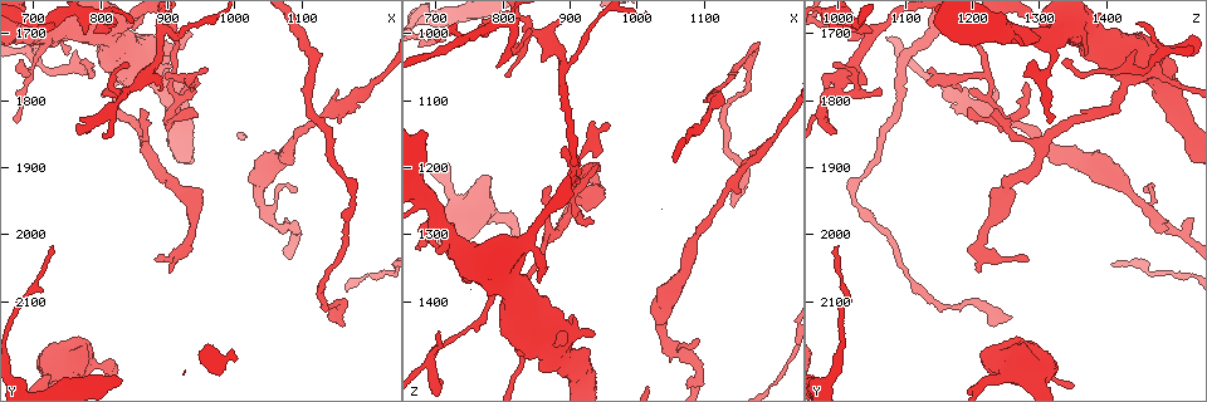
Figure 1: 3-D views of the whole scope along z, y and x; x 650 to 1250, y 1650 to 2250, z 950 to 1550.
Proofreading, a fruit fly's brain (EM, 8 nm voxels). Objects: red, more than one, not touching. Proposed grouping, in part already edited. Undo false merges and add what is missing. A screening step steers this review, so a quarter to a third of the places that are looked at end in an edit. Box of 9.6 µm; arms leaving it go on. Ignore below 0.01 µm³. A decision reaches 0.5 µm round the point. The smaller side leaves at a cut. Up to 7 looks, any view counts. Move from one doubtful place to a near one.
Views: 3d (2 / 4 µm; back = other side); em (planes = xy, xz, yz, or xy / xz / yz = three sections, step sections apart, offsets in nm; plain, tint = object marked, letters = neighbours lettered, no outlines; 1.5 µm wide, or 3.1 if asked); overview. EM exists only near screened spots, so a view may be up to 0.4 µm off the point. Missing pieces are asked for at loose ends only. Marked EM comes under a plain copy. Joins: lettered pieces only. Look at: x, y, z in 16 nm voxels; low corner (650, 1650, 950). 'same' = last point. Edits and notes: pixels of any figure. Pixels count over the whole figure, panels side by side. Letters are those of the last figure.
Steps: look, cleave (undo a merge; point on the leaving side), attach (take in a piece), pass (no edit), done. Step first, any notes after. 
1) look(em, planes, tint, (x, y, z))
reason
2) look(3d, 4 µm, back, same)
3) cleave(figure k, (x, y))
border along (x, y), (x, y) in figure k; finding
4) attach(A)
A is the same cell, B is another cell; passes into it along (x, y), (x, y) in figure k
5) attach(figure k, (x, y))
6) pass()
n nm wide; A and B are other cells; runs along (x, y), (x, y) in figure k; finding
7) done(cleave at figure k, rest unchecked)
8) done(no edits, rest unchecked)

look(em, xz, step 4, tint, (905, 1760, 1220))
three arms meet

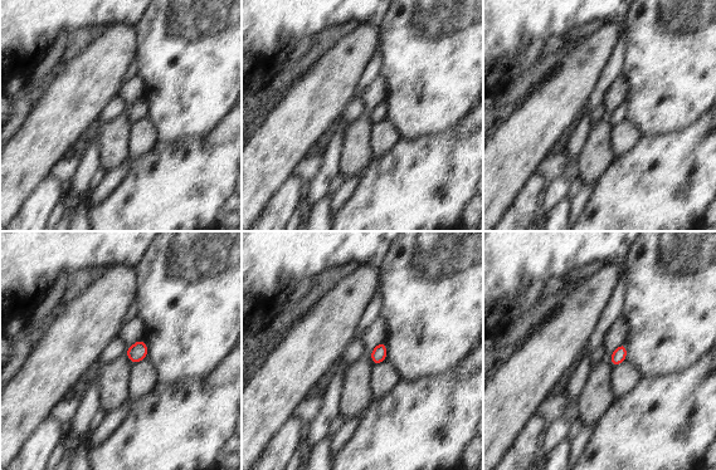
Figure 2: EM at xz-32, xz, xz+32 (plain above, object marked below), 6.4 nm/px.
look(em, planes, letters, same)

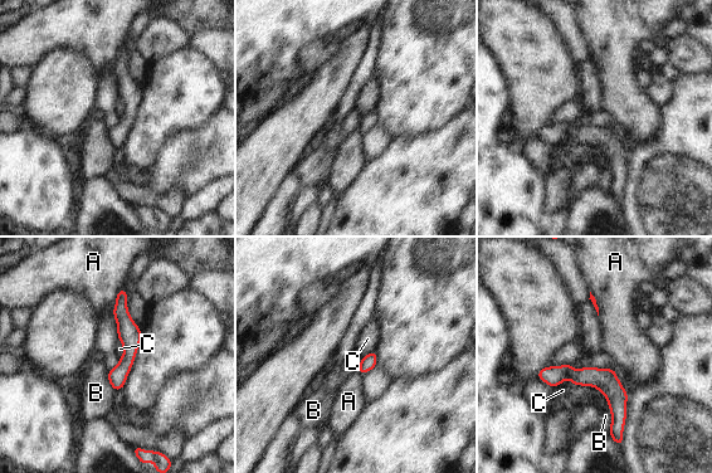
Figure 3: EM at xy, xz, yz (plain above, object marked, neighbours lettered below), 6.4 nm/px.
pass()
A, B and C are other cells; border along (596, 388), (609, 408), (609, 432) in figure 3; continuous, no second neuron

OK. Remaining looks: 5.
look(3d, 4 µm, (730, 2015, 1000))
thin end

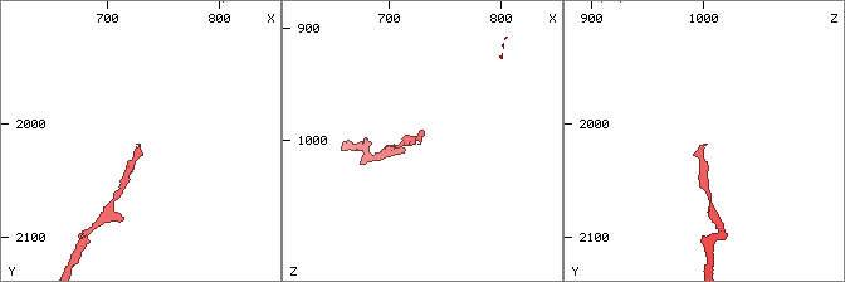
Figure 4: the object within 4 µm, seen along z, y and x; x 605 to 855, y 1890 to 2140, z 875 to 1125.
look(em, planes, letters, (732, 2020, 1000))

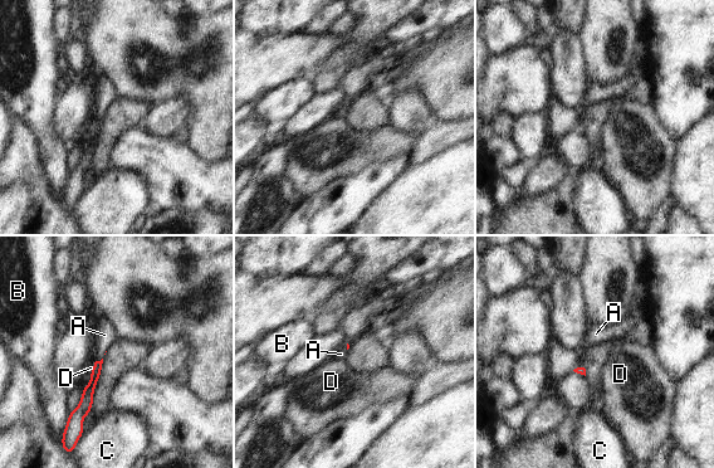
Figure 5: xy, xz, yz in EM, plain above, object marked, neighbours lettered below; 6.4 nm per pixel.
attach(A)
A is the same cell, B, C and D are other cells; passes into it along (87, 395), (98, 361), (104, 335) in figure 5; it goes on there

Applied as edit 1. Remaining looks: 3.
look(em, xy, step 8, tint, (810, 1785, 1065))

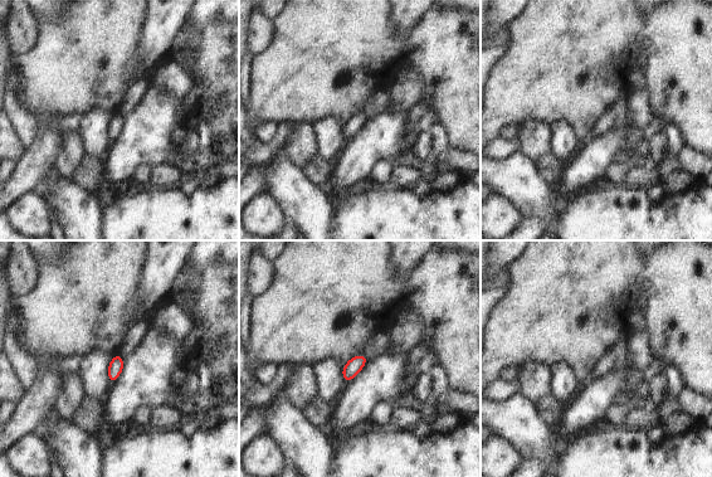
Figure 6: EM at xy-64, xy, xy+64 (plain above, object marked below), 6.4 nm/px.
look(em, planes, letters, same)

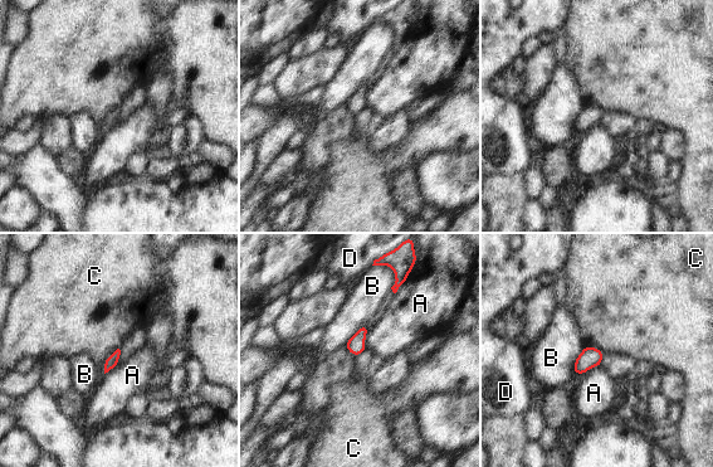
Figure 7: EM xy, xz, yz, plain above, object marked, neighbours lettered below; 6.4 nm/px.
pass()
A, B, C and D are other cells; border along (345, 345), (347, 351) in figure 7; none of them fits

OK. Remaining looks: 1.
done(attach at figure 5, rest unchecked)

